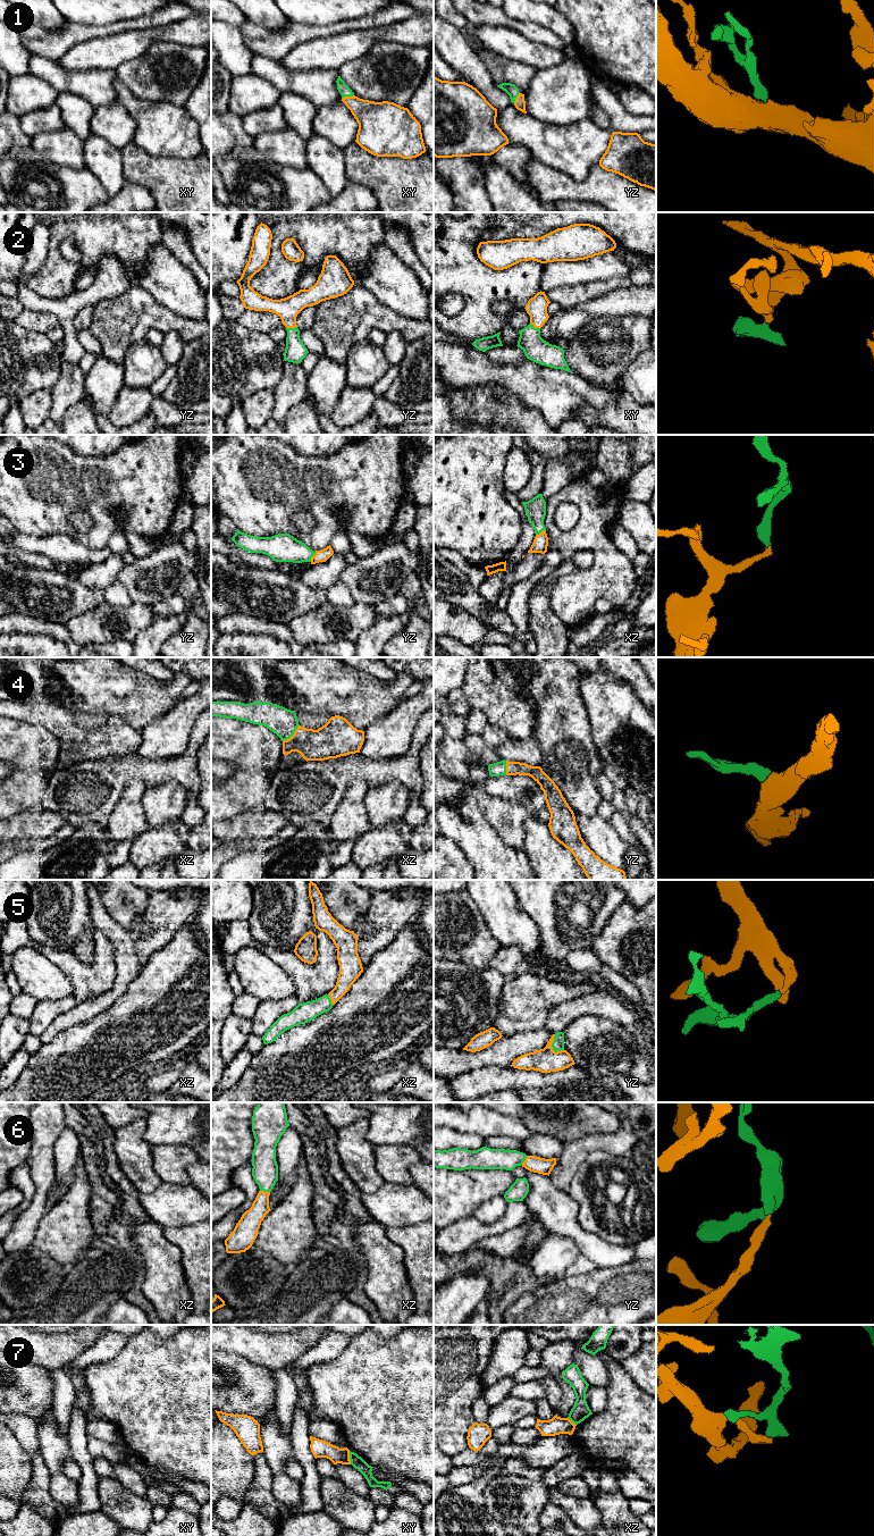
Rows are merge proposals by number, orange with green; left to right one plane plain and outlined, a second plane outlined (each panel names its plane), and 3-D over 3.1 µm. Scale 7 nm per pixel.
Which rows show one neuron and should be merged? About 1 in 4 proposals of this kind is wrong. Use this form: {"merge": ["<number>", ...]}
{"merge": ["1", "2", "3", "4", "5", "6"]}

